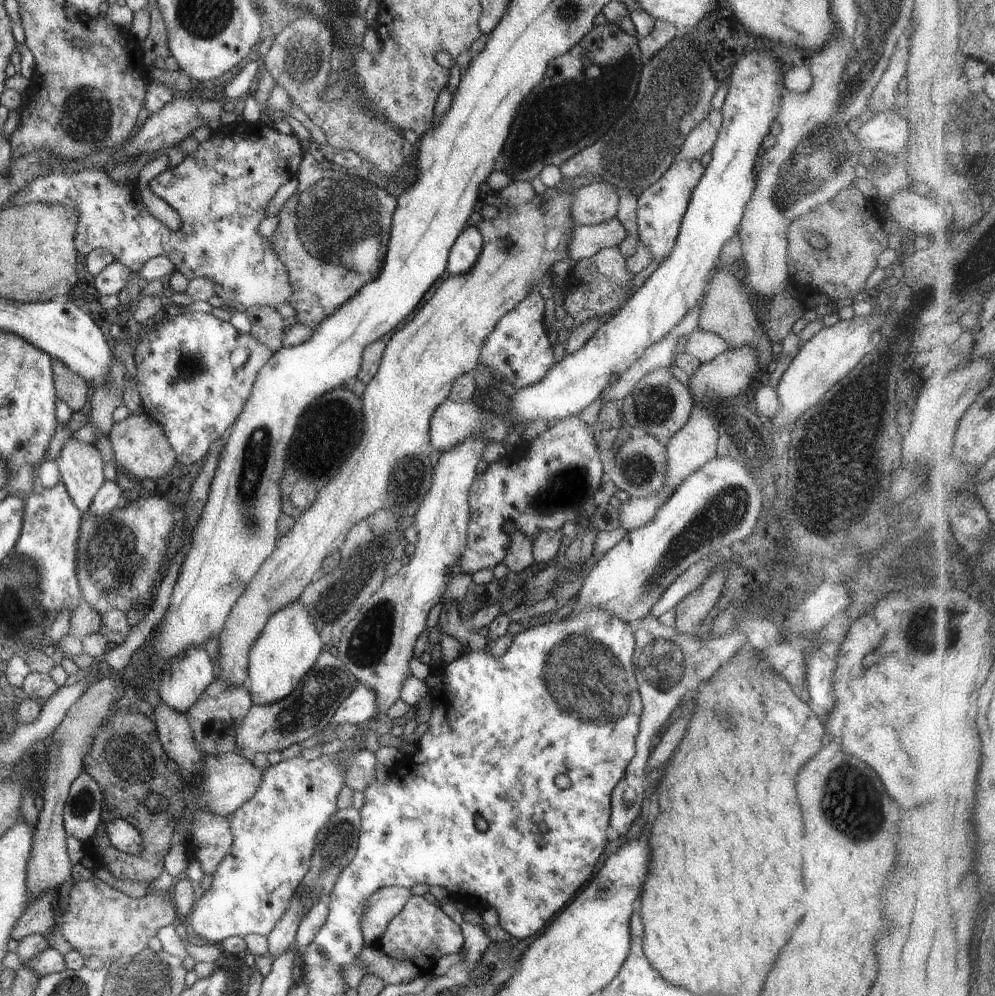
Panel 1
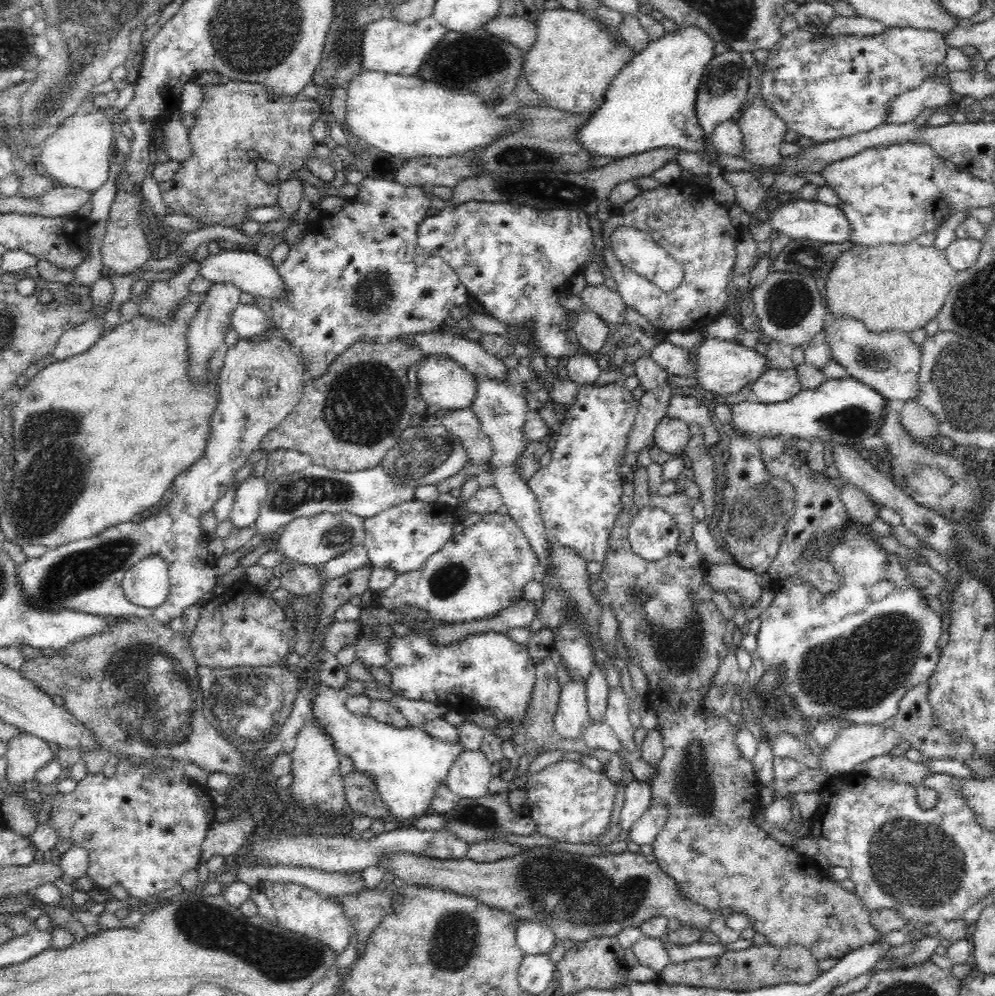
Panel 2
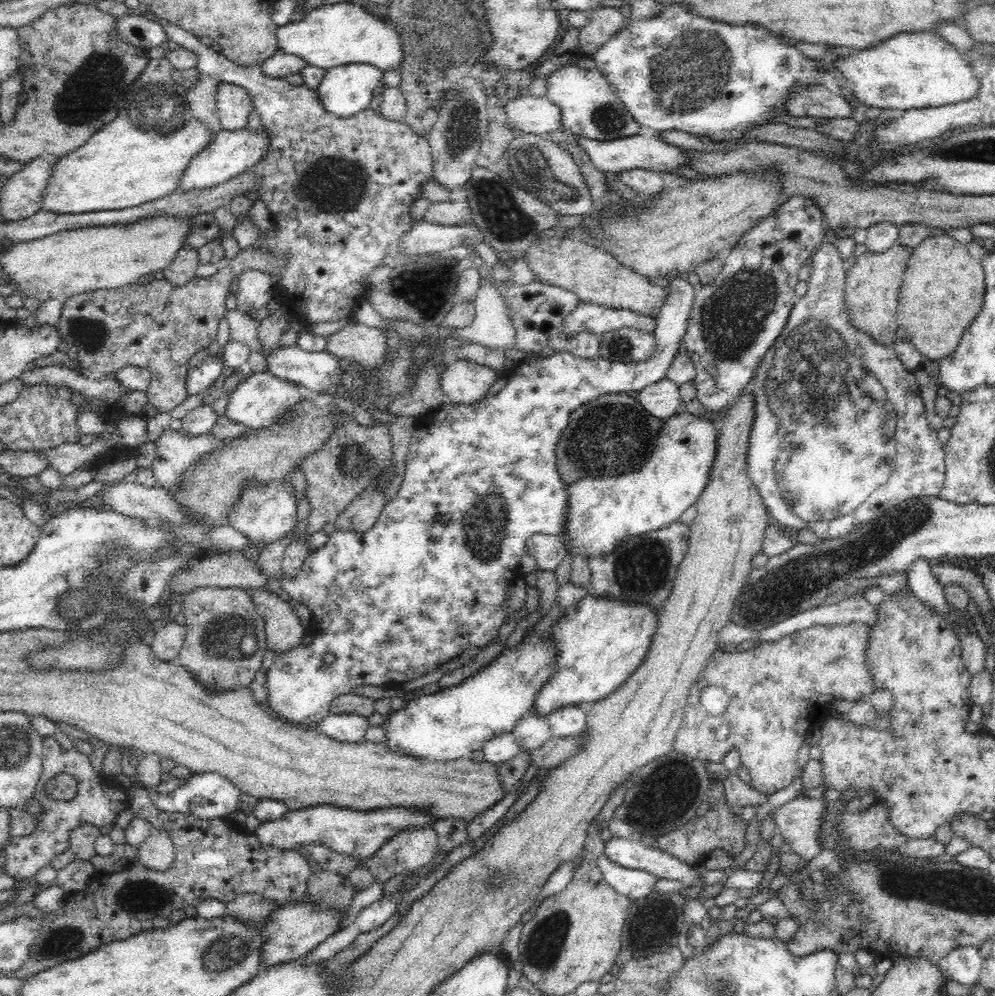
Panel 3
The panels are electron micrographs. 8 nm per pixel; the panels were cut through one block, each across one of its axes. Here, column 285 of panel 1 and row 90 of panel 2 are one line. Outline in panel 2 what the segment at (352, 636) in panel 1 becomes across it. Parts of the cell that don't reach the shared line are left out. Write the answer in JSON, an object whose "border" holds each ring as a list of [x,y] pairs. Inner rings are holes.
{"border":[[[887,28],[881,35],[832,37],[797,29],[782,35],[769,50],[763,62],[759,94],[786,123],[788,130],[794,130],[817,143],[828,142],[880,126],[888,118],[894,96],[920,86],[927,76],[934,73],[933,69],[945,60],[946,55],[944,36],[933,30]]]}

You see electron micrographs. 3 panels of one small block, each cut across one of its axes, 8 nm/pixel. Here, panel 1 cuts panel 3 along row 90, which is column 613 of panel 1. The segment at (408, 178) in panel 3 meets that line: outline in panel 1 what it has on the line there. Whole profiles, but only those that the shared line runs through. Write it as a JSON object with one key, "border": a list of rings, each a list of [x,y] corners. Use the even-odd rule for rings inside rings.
{"border":[[[606,247],[594,253],[591,257],[576,263],[574,272],[580,280],[568,280],[568,290],[563,301],[563,308],[574,319],[575,325],[587,323],[592,319],[610,317],[622,308],[632,296],[632,280],[636,274],[631,274],[626,261],[618,247]]]}

